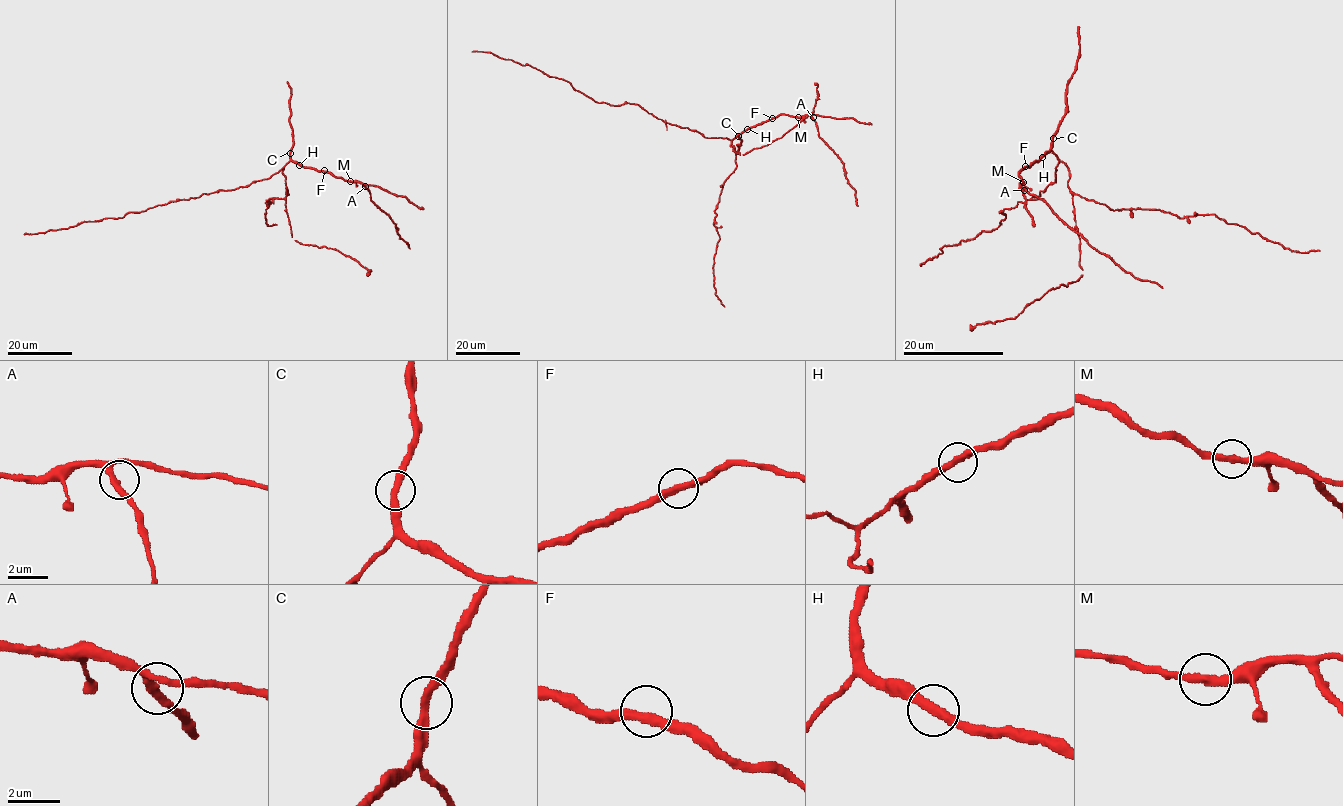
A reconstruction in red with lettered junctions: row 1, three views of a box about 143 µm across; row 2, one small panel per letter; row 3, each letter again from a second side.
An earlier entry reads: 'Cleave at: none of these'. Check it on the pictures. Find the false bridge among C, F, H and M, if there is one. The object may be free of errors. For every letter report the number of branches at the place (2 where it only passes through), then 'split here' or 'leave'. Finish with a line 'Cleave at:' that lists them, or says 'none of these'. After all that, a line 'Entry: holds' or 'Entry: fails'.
C: 2 branches meet; leave
F: 2 branches meet; leave
H: 2 branches meet; leave
M: 2 branches meet; leave
Cleave at: none of these
Entry: holds

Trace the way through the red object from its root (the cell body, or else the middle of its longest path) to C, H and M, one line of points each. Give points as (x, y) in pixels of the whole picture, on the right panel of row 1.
C: (1045, 190), (1055, 181), (1059, 161), (1051, 149), (1053, 138)
H: (1045, 190), (1055, 181), (1059, 159), (1050, 151), (1042, 157)
M: (1045, 190), (1055, 181), (1059, 162), (1050, 151), (1019, 173), (1024, 182)

